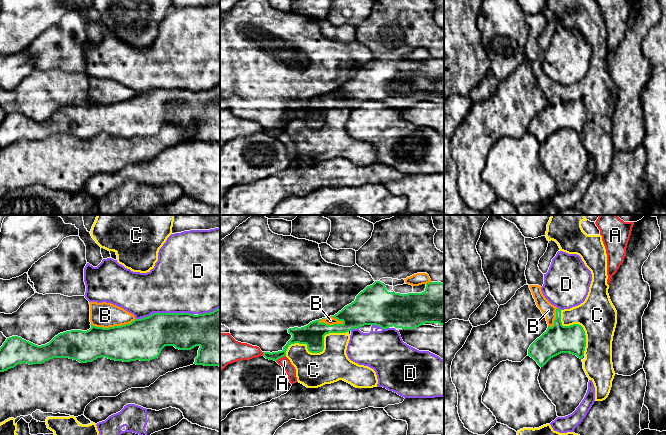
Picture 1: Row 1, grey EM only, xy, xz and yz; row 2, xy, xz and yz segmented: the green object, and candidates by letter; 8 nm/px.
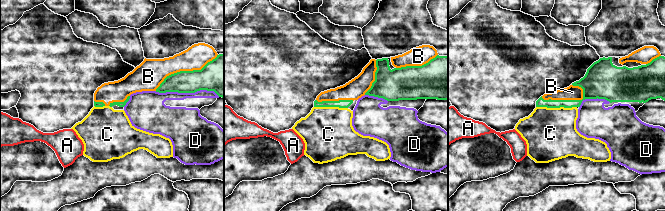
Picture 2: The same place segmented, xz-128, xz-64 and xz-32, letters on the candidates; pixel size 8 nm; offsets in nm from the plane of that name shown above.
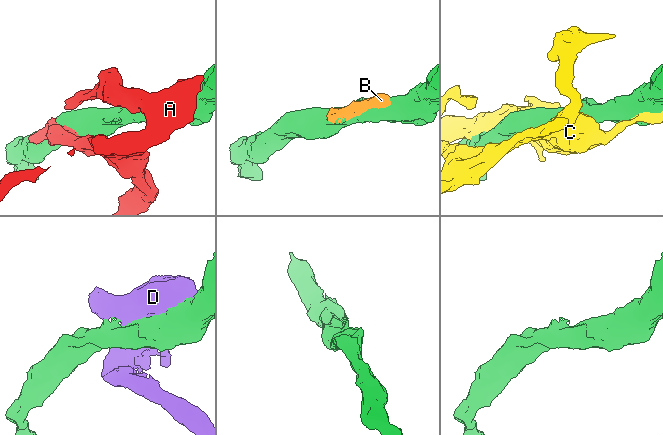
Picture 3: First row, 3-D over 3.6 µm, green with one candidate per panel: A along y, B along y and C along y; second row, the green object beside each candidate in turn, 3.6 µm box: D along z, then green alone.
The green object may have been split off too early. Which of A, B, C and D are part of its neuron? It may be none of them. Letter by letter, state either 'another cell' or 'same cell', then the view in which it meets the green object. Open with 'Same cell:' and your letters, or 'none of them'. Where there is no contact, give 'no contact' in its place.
Same cell: B
A: another cell; meets green in xz
B: same cell; meets green in xz
C: another cell; meets green in xz
D: another cell; meets green in xy

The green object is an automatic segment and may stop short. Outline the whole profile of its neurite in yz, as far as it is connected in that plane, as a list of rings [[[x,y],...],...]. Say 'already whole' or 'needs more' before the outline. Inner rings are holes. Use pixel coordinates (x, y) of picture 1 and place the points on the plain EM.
needs more; [[[529,61],[537,83],[545,92],[548,104],[528,125],[528,132],[540,143],[561,129],[570,129],[582,135],[586,123],[586,111],[579,100],[563,102],[561,85],[552,81],[543,71],[541,62]]]

